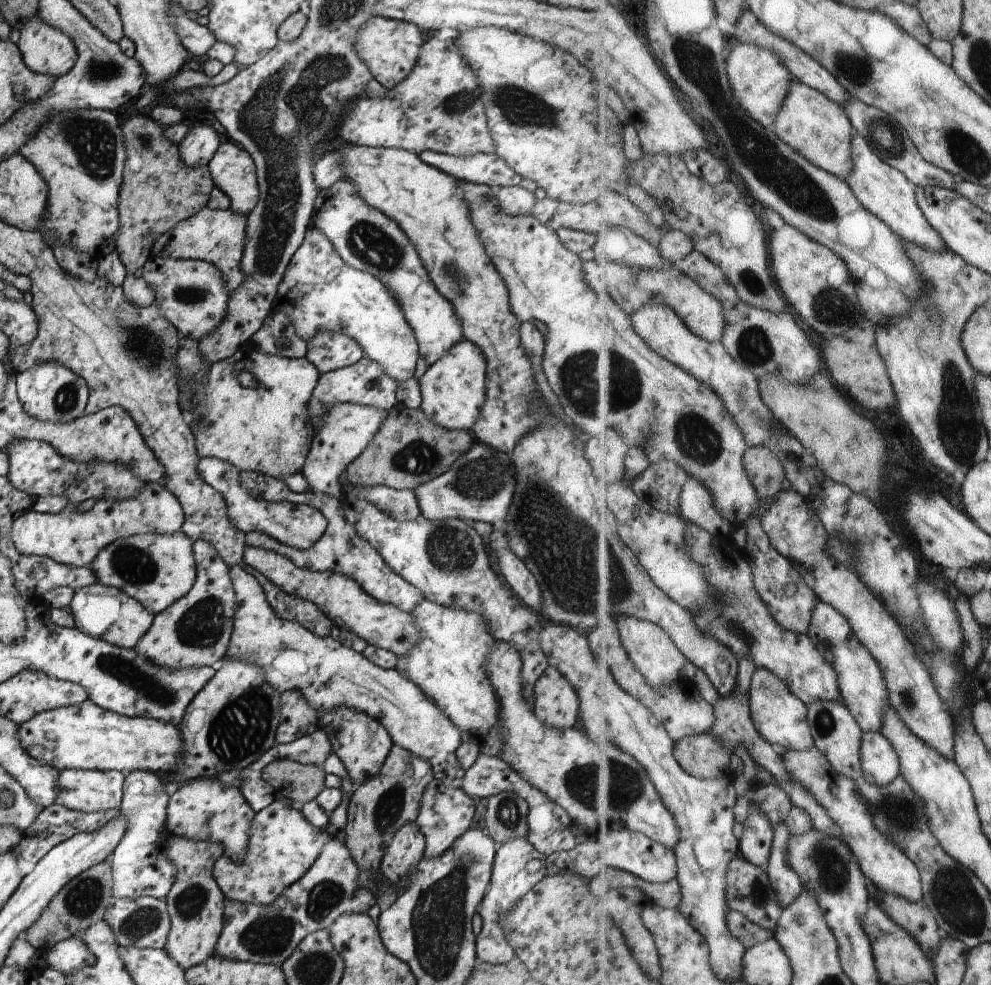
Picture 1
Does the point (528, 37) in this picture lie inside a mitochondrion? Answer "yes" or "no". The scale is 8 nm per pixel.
no

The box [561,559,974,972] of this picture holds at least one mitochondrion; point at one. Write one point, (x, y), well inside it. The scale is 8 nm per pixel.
(901, 816)

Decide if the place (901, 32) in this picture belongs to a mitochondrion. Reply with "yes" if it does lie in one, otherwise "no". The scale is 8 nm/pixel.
no

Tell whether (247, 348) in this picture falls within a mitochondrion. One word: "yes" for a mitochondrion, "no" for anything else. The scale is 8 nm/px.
no

